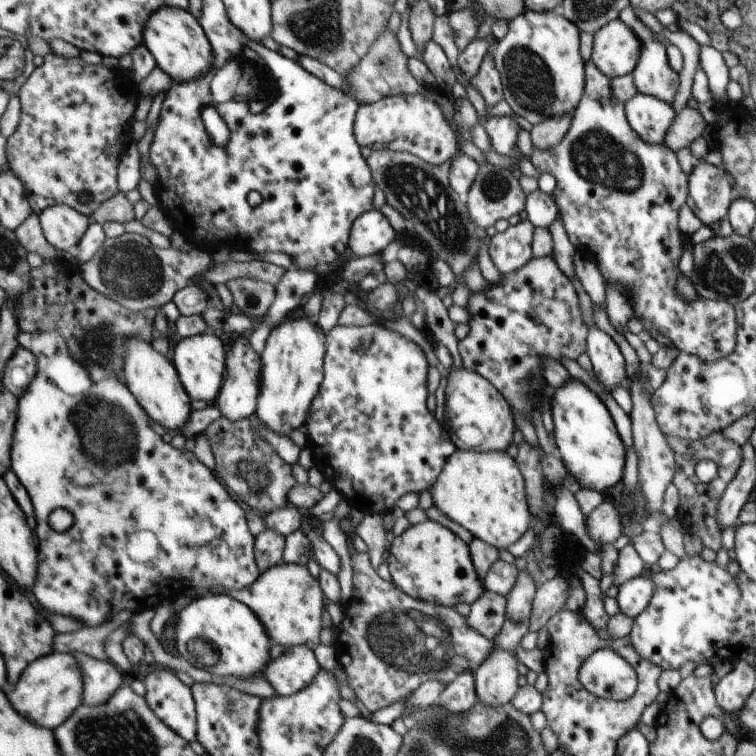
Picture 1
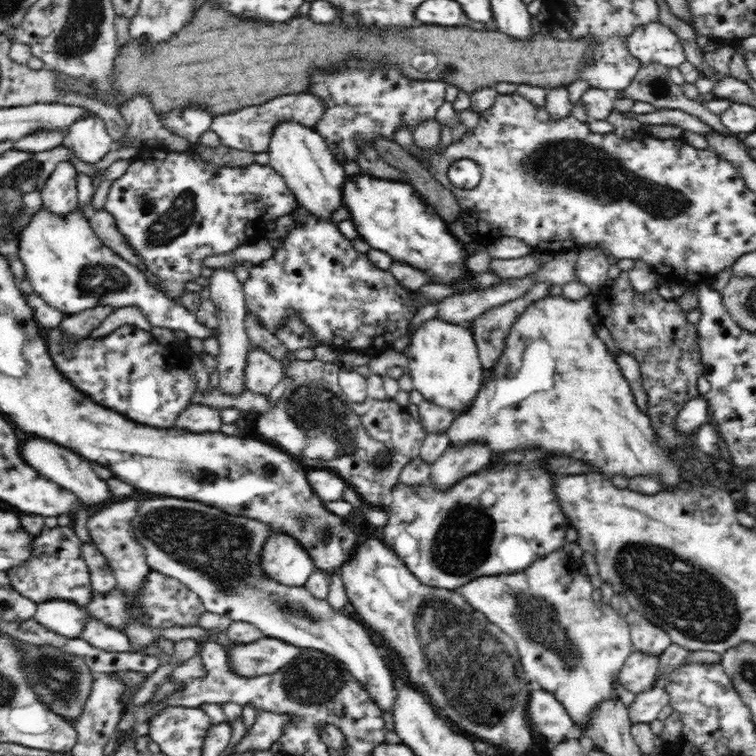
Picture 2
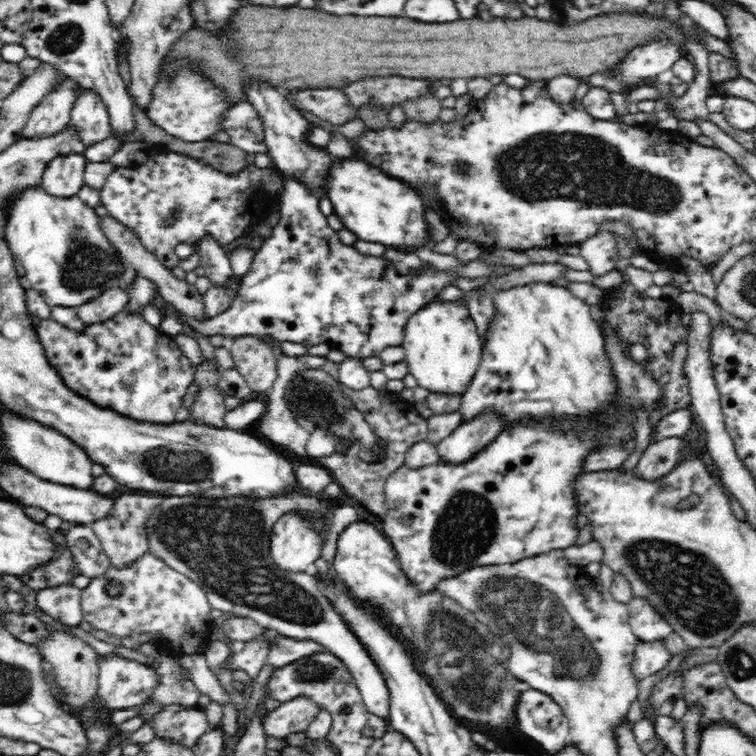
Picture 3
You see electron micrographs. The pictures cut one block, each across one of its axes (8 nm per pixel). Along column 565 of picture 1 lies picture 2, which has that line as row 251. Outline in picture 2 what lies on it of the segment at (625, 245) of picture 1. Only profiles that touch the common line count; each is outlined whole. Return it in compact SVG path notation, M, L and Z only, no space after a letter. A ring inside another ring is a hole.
M166 151L162 160L148 156L146 160L132 162L126 174L113 180L104 210L114 217L118 231L126 236L126 241L142 257L147 268L162 279L162 286L157 288L176 300L186 292L186 282L201 276L202 261L206 257L229 252L252 241L267 224L279 216L290 215L296 208L298 200L295 195L287 188L283 177L269 165L255 163L248 167L220 167L195 155Z

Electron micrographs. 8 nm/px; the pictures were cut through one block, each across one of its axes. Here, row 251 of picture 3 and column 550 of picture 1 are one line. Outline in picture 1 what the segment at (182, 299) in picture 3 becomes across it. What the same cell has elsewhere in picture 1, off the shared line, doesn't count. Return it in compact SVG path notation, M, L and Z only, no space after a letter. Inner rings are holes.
M569 114L553 116L546 122L533 125L530 130L533 147L540 148L540 150L550 150L550 148L558 146L569 133L572 125L572 116Z

